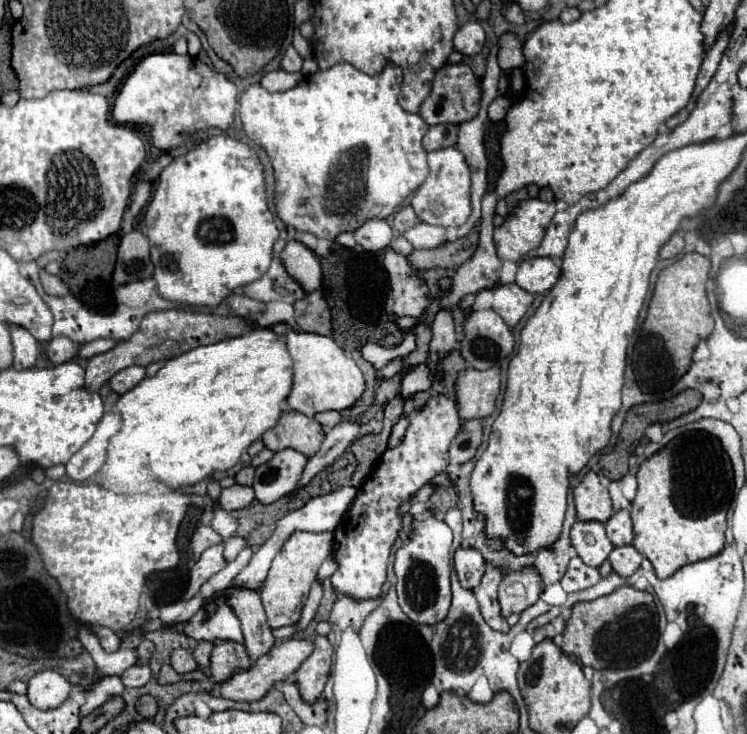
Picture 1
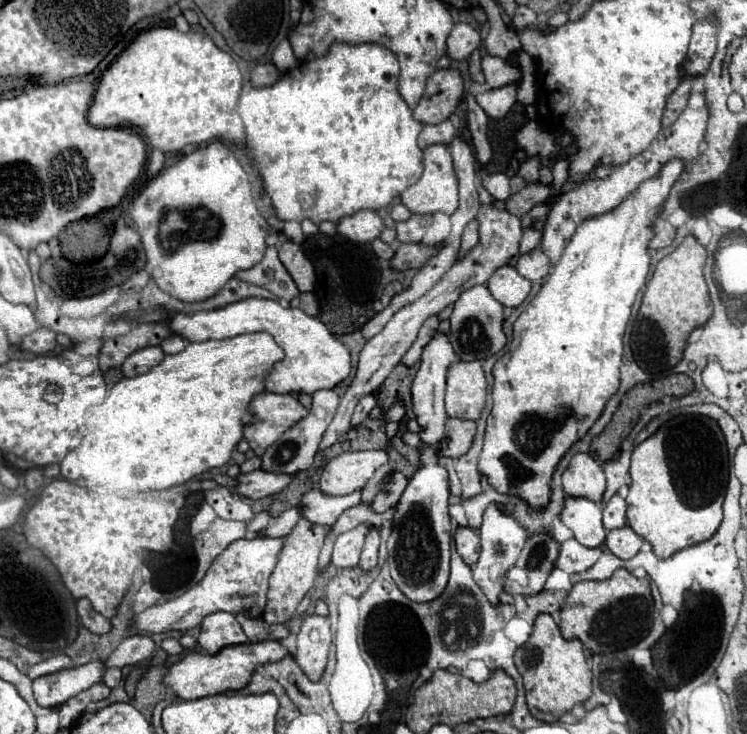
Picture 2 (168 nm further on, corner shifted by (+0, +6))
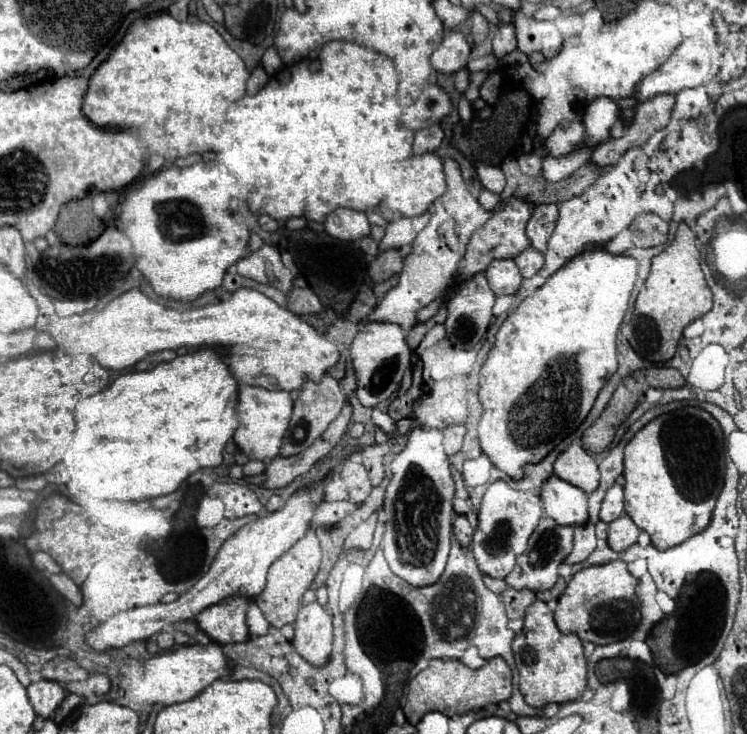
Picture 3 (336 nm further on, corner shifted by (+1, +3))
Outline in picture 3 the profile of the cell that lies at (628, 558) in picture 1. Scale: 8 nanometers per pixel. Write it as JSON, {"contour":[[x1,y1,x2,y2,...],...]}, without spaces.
{"contour":[[620,515,618,519,614,519,610,523,608,545,614,551,626,551,630,545,634,545,638,541,638,535,640,535,638,525,628,515]]}

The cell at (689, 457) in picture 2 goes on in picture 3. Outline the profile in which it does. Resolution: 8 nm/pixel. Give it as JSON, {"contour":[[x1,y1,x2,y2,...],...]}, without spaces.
{"contour":[[686,405,678,411,672,411,672,413,664,413,664,415,658,415,656,419,652,419,648,425,644,425,632,439,630,443,626,445,624,449,624,511,626,515,632,517,632,521,644,529,650,537,652,537,652,545,656,549,670,549,686,539,690,539,692,535,700,533,708,523,710,523,710,517,712,517,712,511,714,511,714,503,716,503,716,497,720,493,724,485,724,433,718,425,718,421,704,409,700,407,692,407,692,405]]}

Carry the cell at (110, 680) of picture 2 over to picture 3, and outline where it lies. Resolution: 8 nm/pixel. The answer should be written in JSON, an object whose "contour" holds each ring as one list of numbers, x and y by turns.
{"contour":[[96,673,96,675,90,675,88,679,84,679,84,681,64,683,62,687,64,687,68,693,76,693,76,695,82,695,82,697,90,697,92,693,104,695,104,693,108,693,108,689,110,689,110,679,108,679,106,675]]}

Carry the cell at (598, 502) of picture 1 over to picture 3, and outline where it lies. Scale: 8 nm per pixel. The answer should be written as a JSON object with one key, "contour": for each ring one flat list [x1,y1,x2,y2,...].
{"contour":[[570,443,568,449,558,455,554,473,586,493,596,491,600,481,600,471,594,457,586,453,580,443]]}

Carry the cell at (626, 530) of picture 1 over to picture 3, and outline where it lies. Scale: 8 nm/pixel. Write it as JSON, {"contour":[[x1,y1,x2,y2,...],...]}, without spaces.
{"contour":[[612,483,610,489,606,491,606,497,602,501,602,509,600,509,600,519,610,523,616,517,620,517,624,513,624,495,622,495,622,485,620,483]]}

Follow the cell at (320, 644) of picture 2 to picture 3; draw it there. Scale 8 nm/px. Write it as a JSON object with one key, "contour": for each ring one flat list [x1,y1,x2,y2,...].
{"contour":[[318,601,300,607,294,631,296,651,316,667,324,665,332,651,332,619]]}

